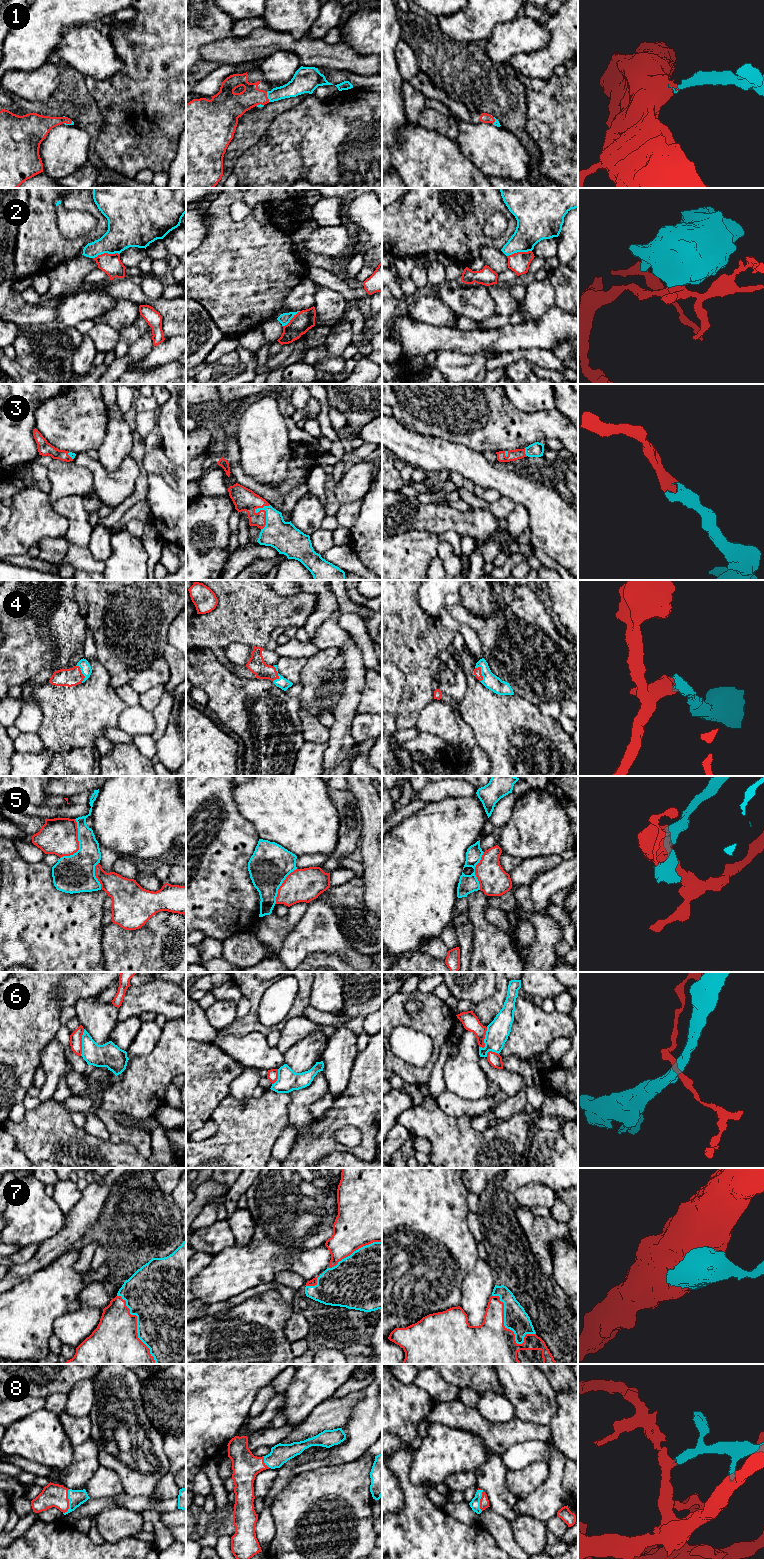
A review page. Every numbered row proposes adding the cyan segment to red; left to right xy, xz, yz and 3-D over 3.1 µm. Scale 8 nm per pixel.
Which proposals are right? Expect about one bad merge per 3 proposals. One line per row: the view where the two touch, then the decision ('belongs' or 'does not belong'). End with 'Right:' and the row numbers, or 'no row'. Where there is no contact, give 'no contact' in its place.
1: xz | belongs
2: xy | does not belong
3: xz | belongs
4: yz | belongs
5: xy | does not belong
6: xy | does not belong
7: yz | belongs
8: xy | belongs
Right: 1, 3, 4, 7, 8

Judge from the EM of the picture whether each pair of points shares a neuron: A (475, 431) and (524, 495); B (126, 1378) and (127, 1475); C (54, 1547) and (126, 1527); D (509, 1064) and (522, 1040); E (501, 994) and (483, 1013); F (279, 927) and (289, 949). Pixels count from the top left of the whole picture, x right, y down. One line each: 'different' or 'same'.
A: different
B: same
C: different
D: different
E: same
F: different

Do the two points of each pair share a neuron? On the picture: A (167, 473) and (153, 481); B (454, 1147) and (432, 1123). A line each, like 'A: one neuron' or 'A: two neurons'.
A: two neurons
B: one neuron

